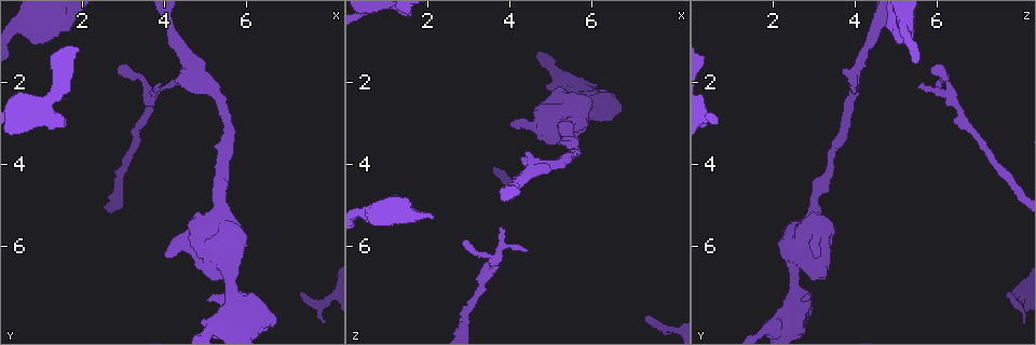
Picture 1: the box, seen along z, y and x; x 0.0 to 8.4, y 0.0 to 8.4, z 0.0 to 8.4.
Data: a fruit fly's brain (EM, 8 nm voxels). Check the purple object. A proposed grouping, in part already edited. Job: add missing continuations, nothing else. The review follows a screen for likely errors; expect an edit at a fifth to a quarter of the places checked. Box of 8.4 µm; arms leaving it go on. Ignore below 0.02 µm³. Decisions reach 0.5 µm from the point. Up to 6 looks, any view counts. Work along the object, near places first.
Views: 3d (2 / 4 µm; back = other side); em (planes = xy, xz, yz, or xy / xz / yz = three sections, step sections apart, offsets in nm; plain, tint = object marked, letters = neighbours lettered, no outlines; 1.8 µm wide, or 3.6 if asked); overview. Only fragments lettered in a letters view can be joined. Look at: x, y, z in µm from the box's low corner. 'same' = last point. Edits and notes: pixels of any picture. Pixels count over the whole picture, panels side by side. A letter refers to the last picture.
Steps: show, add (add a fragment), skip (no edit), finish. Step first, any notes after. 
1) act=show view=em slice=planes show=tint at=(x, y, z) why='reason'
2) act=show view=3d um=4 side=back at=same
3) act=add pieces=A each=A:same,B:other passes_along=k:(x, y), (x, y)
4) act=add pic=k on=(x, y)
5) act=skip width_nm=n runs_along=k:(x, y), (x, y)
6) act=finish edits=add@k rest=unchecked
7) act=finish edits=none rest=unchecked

act=show view=3d um=4 at=(7.30, 7.15, 7.75) why='free end'

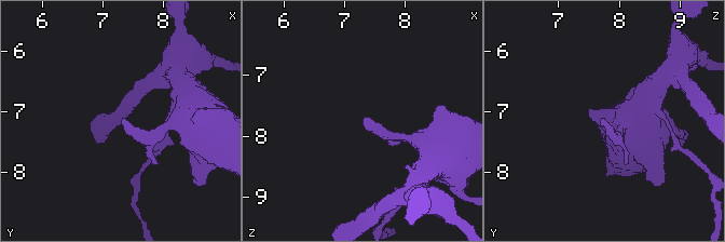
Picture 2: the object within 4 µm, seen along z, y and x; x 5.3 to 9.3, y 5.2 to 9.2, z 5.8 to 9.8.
act=show view=em um=3.6 slice=planes show=plain at=(7.35, 7.15, 7.75)

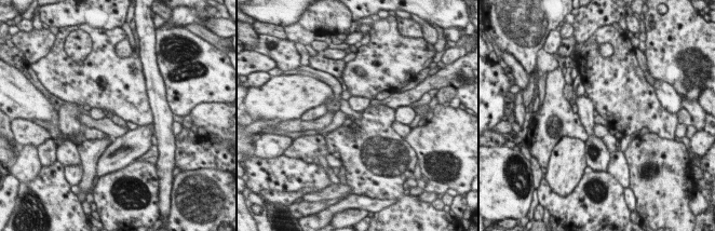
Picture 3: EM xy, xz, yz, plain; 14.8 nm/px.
act=show view=em um=3.6 slice=planes show=letters at=same

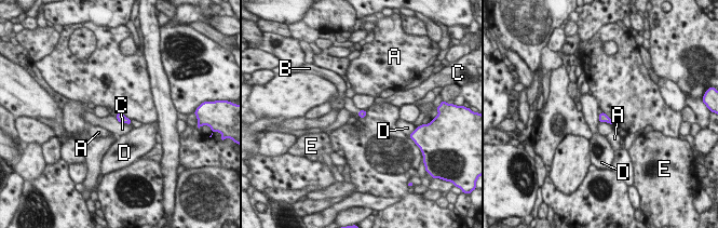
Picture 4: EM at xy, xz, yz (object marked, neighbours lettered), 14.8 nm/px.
act=add pieces=B width_nm=120 each=A:other,B:same,C:other,D:other,E:other found='the cell continues'

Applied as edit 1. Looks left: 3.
act=show view=overview

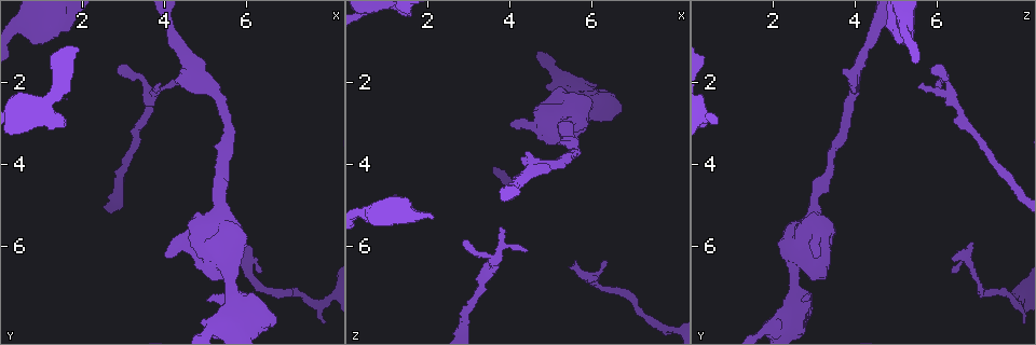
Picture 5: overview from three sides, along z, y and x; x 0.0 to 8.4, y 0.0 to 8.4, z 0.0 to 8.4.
act=show view=em slice=planes show=letters at=(2.95, 1.80, 5.80) why='branch stops here'

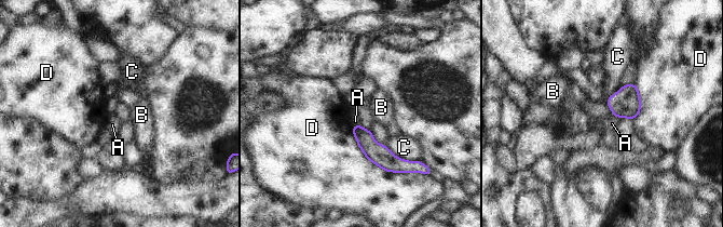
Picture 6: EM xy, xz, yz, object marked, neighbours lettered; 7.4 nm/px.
act=skip width_nm=110 each=A:other,B:other,C:other,D:other runs_along=6:(355, 128), (385, 160), (404, 162) found='none of them fits'

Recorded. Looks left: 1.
act=finish edits=add@4 rest=unchecked

